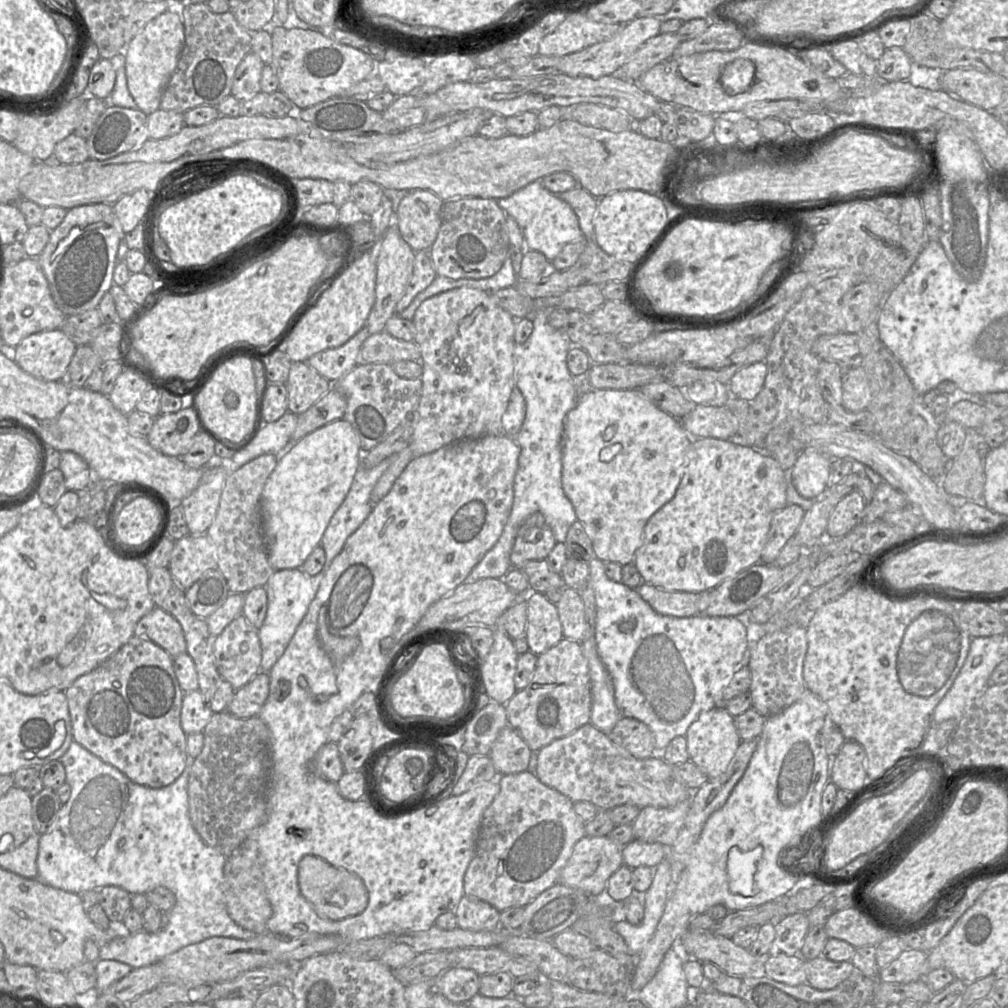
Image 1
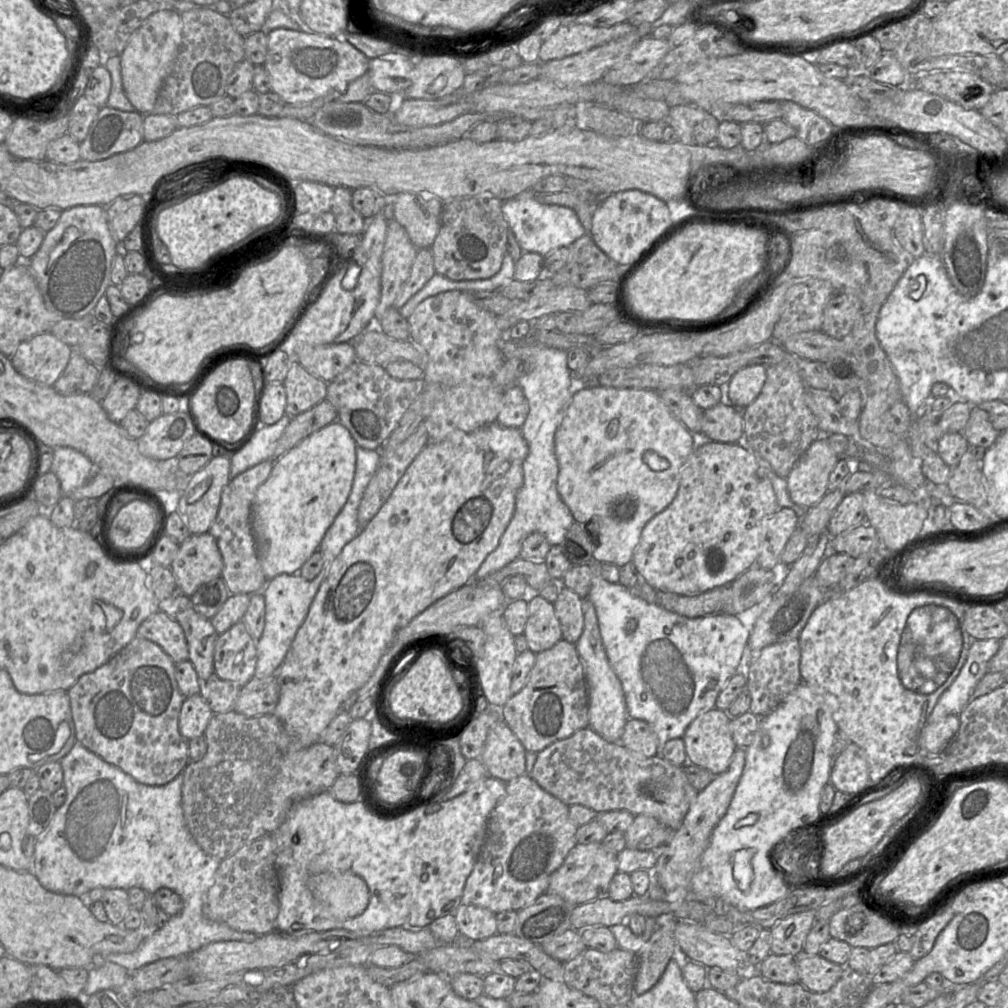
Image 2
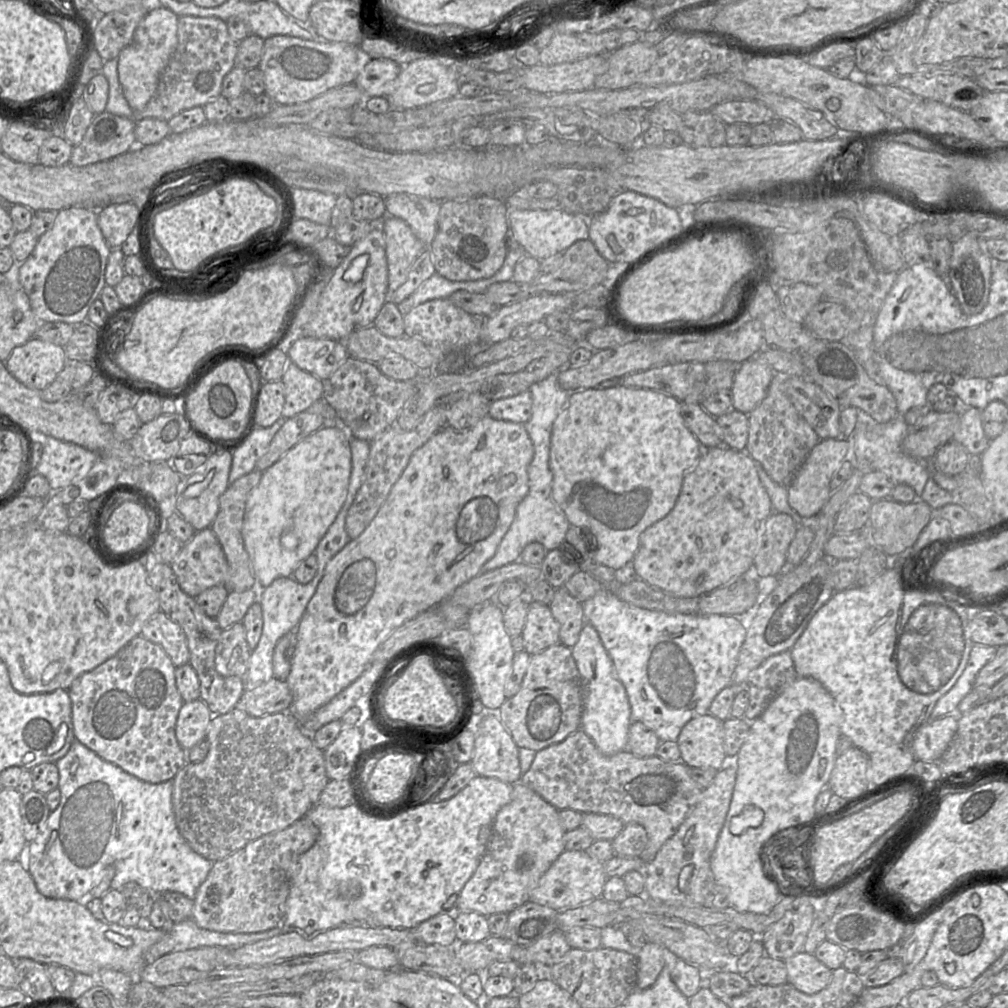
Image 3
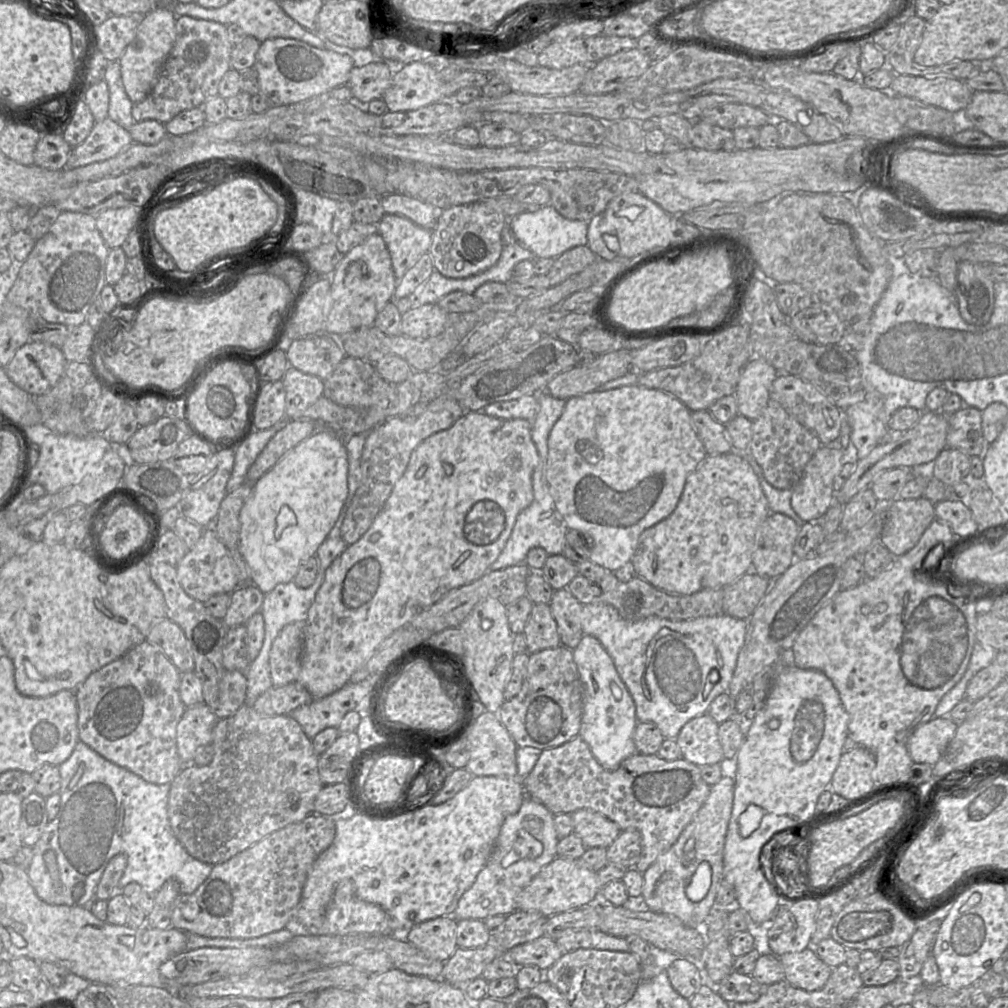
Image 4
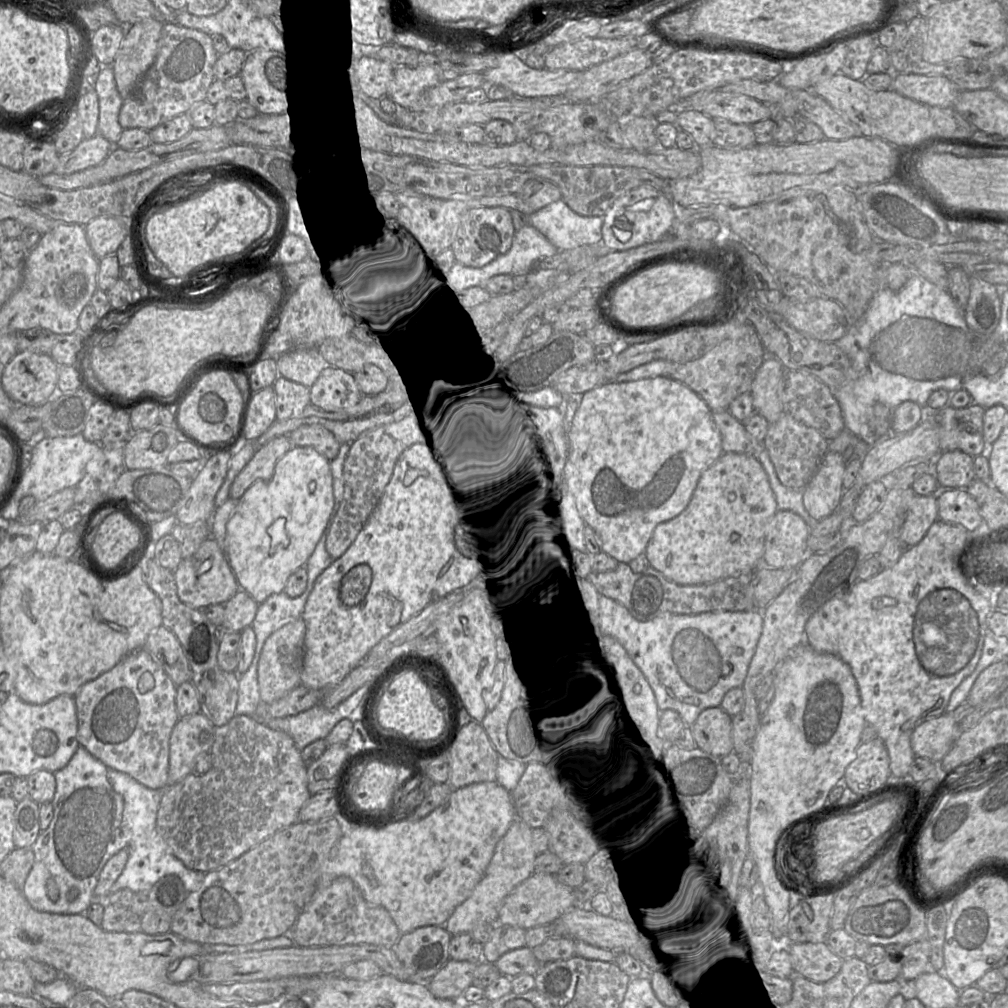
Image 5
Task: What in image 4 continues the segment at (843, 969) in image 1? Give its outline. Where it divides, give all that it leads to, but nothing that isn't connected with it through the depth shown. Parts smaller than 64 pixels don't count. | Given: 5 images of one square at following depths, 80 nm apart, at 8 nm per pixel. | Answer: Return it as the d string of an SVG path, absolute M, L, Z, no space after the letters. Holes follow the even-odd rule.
M814 947L786 953L779 959L785 968L787 983L808 992L822 989L833 970L818 957Z

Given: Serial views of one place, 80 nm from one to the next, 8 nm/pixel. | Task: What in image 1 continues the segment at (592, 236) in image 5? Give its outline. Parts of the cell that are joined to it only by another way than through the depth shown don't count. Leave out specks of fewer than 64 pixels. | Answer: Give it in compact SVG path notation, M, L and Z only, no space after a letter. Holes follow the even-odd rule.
M541 181L530 183L510 196L498 199L497 203L520 227L526 249L541 252L549 262L554 260L565 245L583 241L578 218L571 206L558 195L549 192Z

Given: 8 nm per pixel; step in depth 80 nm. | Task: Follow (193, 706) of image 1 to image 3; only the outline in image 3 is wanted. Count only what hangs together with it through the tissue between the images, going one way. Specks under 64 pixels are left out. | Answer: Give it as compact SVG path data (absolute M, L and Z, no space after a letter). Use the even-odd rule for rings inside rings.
M199 699L184 702L176 721L176 738L186 751L206 739L212 719L207 704Z

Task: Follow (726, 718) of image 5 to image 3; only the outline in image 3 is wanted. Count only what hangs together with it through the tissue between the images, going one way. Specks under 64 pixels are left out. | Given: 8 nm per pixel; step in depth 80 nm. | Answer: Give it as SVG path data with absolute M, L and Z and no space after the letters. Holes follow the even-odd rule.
M710 713L687 722L676 741L681 753L680 761L690 768L720 770L729 759L724 750L723 722Z

